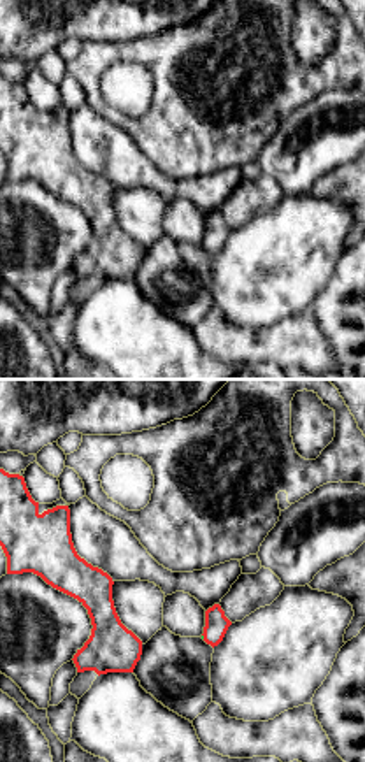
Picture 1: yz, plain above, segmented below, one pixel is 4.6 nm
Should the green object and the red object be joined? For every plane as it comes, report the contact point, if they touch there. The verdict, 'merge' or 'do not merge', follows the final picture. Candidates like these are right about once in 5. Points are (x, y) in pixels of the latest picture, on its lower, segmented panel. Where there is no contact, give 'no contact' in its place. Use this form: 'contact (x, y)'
no contact

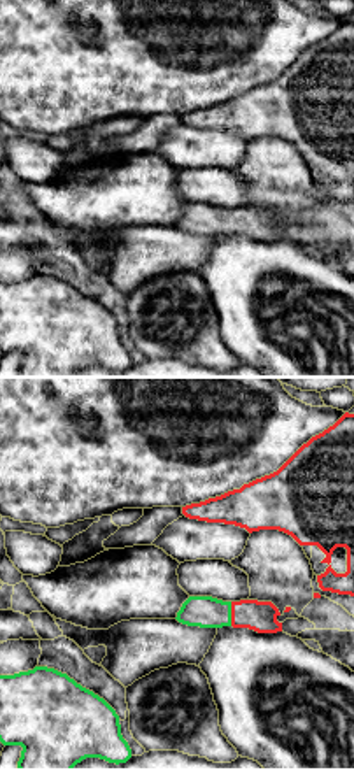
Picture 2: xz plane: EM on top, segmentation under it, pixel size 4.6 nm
contact (230, 614)

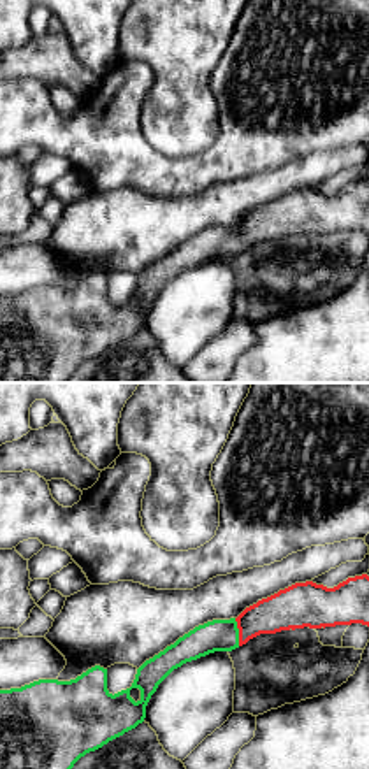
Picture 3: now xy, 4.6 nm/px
contact (238, 632)

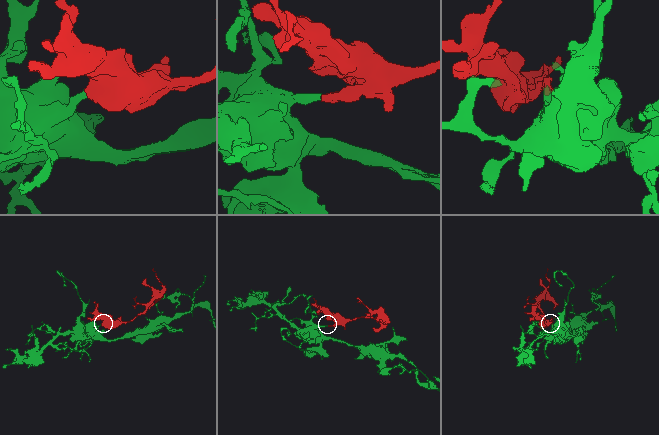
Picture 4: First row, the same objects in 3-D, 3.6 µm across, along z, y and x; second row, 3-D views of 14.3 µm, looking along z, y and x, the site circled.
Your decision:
merge

